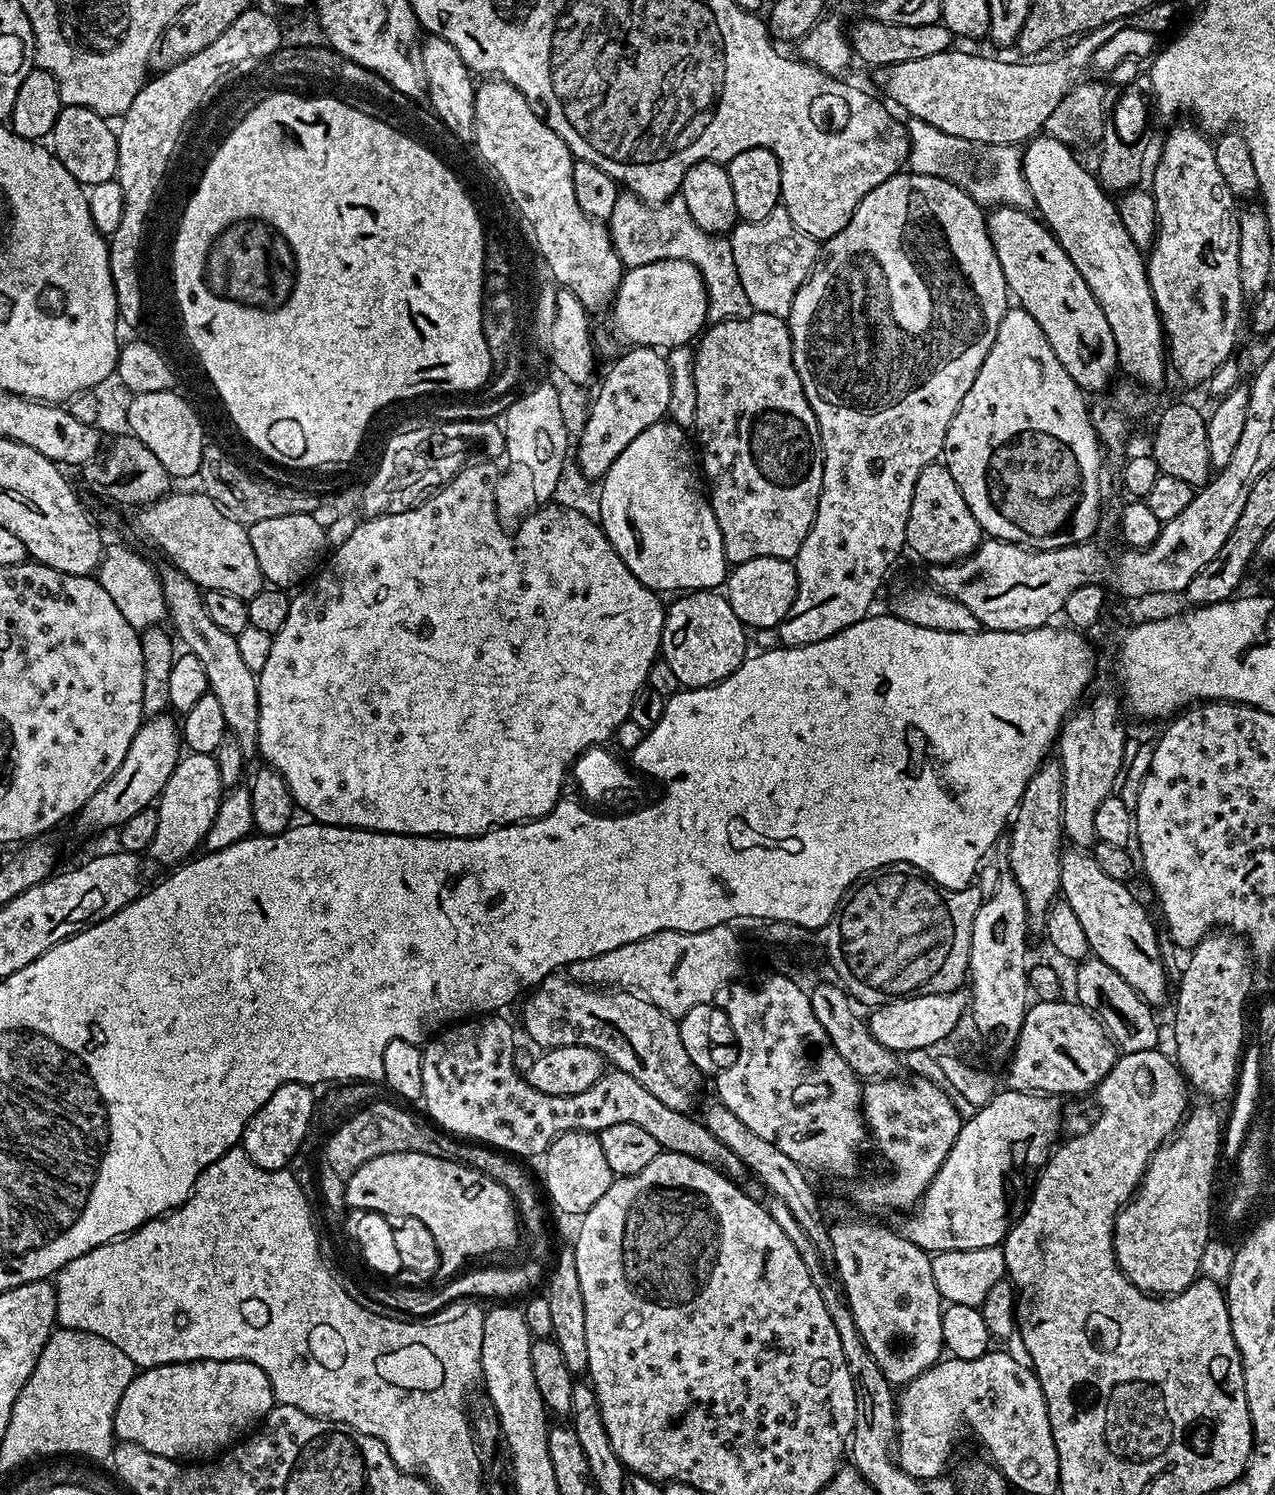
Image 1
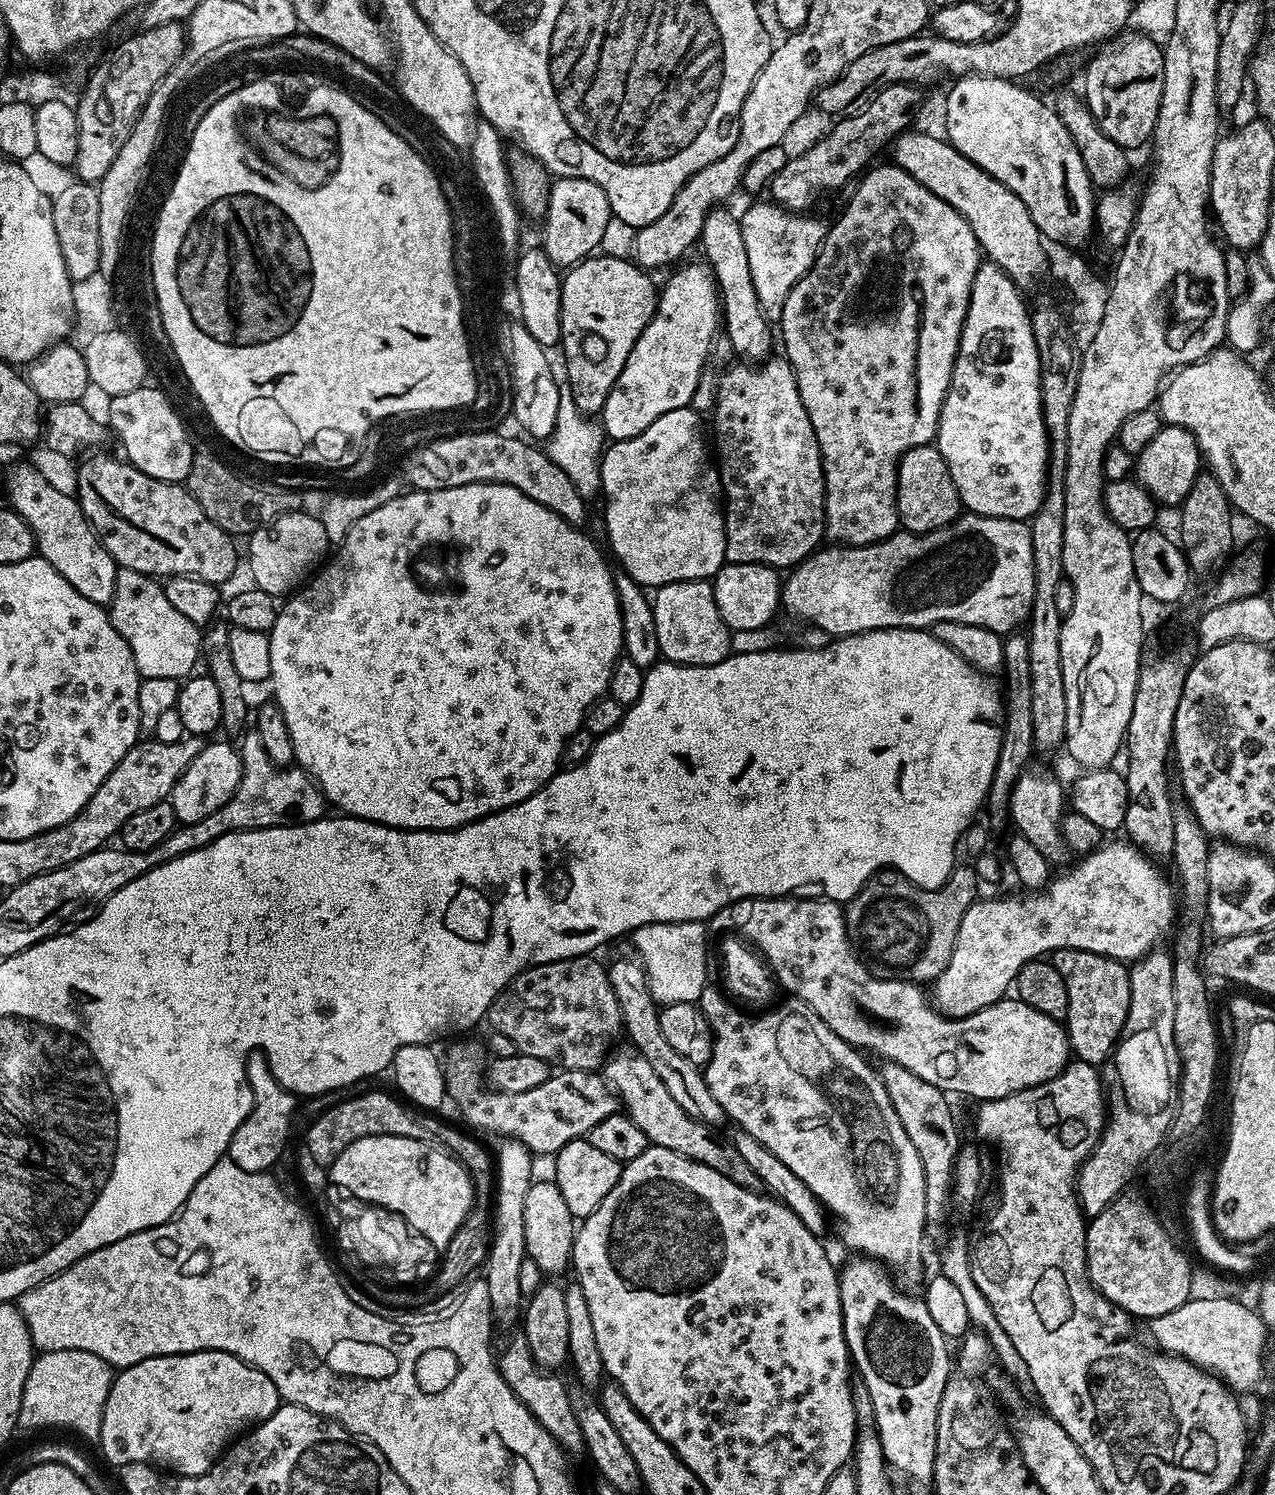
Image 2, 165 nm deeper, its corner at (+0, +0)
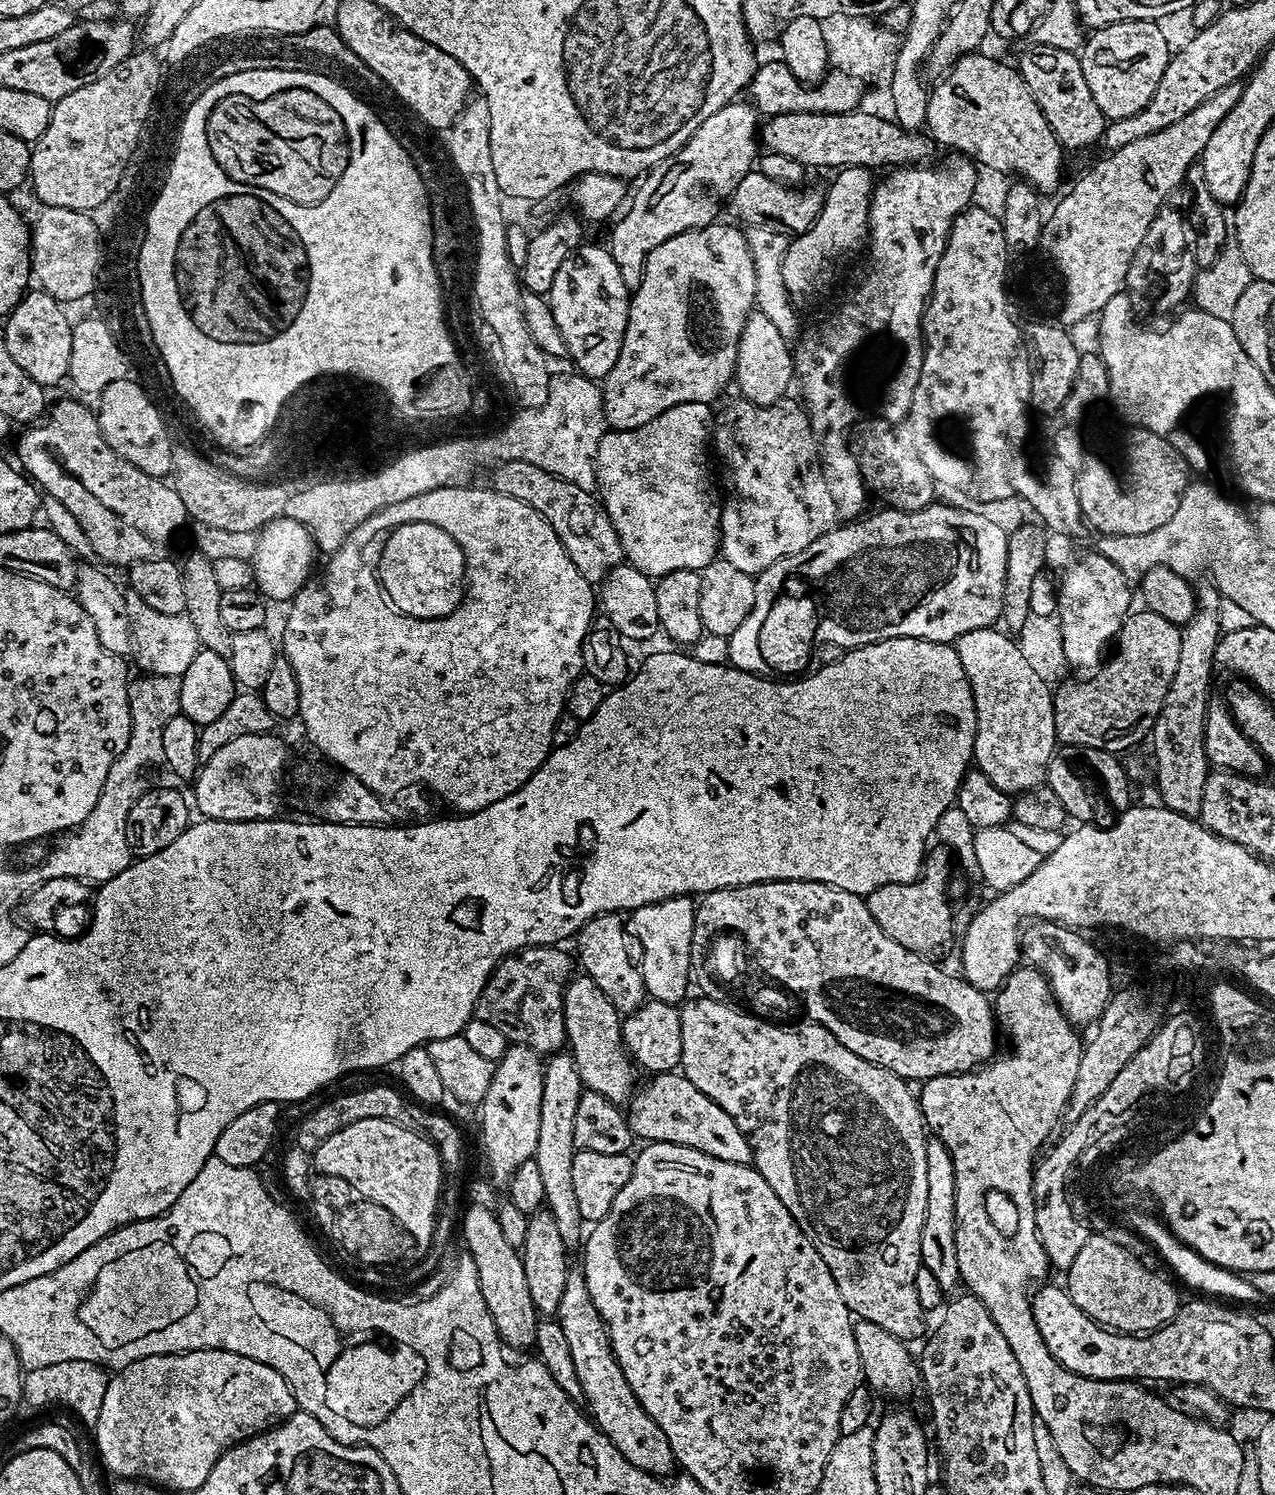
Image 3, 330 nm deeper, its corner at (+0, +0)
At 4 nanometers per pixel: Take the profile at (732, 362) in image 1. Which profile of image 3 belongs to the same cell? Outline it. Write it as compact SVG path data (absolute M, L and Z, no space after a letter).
M736 398L736 401L721 416L719 413L718 419L715 421L715 444L716 452L720 455L720 464L724 467L724 488L728 491L725 496L722 496L722 507L720 508L720 546L718 552L722 559L730 562L730 566L735 566L737 570L742 570L746 574L757 577L770 566L774 566L774 562L778 562L782 558L790 558L790 554L798 554L798 550L806 550L806 546L810 546L810 542L818 542L818 538L822 538L822 534L826 534L832 528L837 527L838 511L836 503L826 486L818 438L812 432L812 424L808 420L808 413L803 403L796 401L795 404L792 398L785 398L779 400L777 404L758 406L749 400Z

